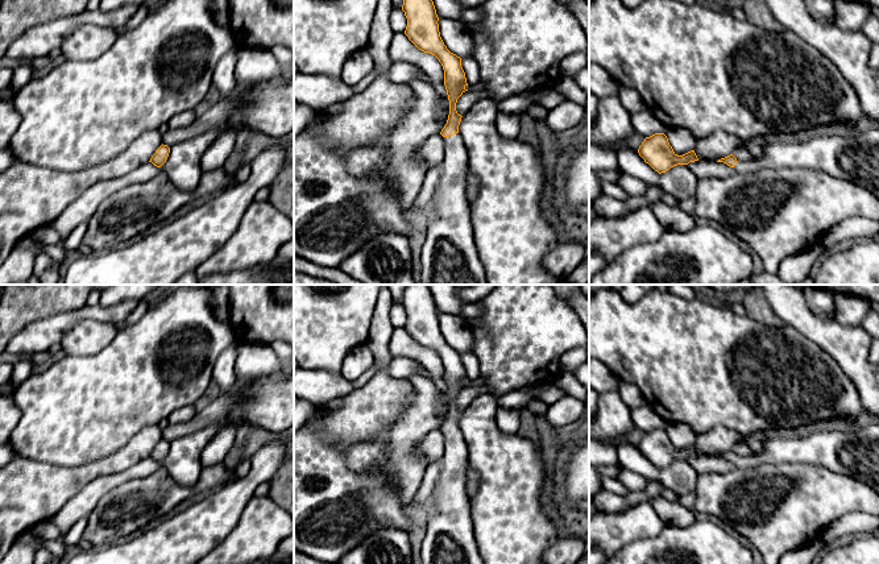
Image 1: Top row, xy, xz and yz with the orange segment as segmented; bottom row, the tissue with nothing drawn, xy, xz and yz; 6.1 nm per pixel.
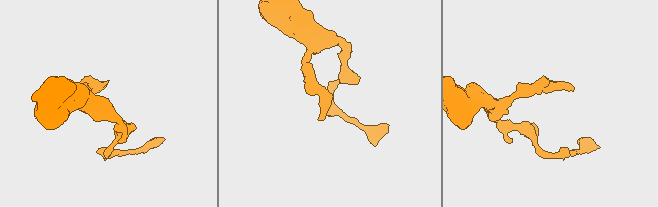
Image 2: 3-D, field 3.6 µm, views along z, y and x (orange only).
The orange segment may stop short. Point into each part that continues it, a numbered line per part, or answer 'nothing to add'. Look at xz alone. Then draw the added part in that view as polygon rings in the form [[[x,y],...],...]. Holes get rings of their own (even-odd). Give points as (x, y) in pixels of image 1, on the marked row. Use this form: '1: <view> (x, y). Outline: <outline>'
1: xz (448, 256). Outline: [[[459,133],[444,137],[443,170],[432,195],[419,285],[488,285],[473,240],[464,178],[468,152]]]

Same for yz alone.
1: yz (854, 157). Outline: [[[879,127],[812,137],[803,142],[763,142],[762,155],[737,162],[733,169],[735,173],[751,173],[780,167],[821,170],[879,198]]]

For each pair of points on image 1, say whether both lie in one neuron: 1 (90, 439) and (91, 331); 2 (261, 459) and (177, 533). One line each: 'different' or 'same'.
1: different
2: same

